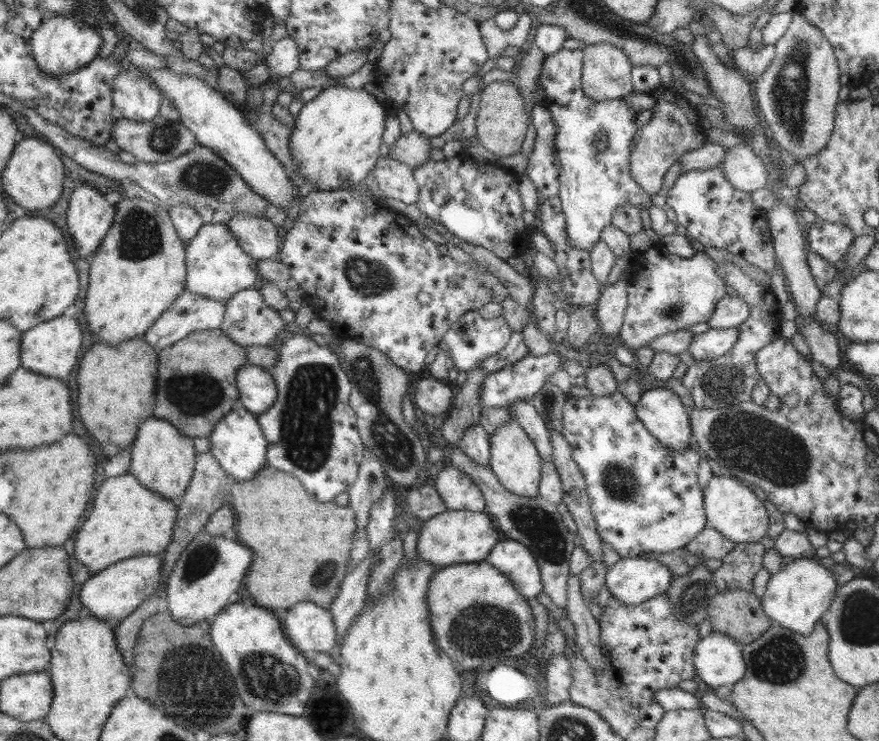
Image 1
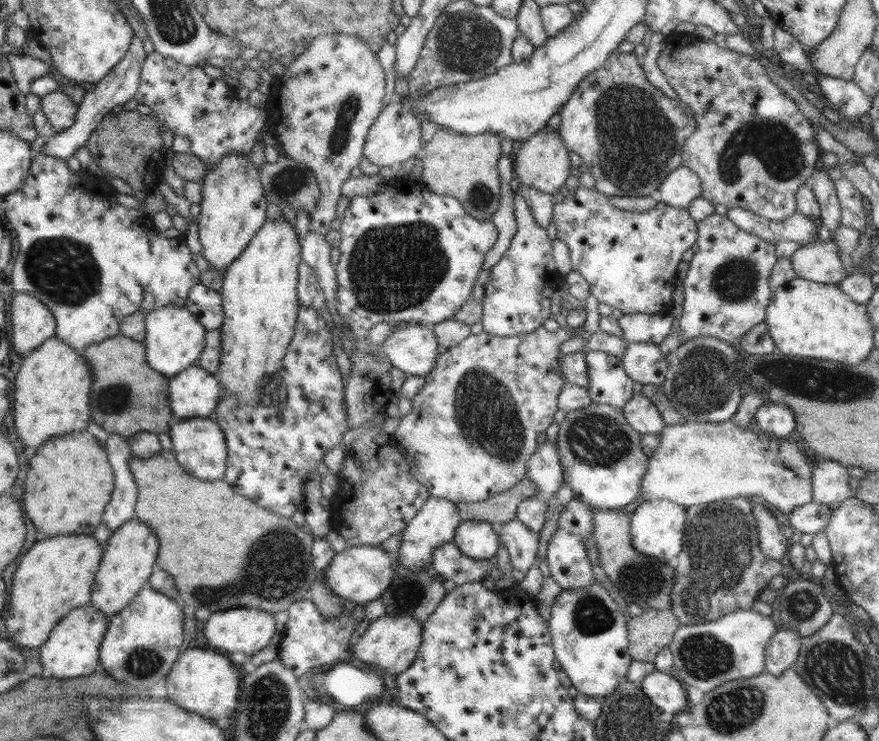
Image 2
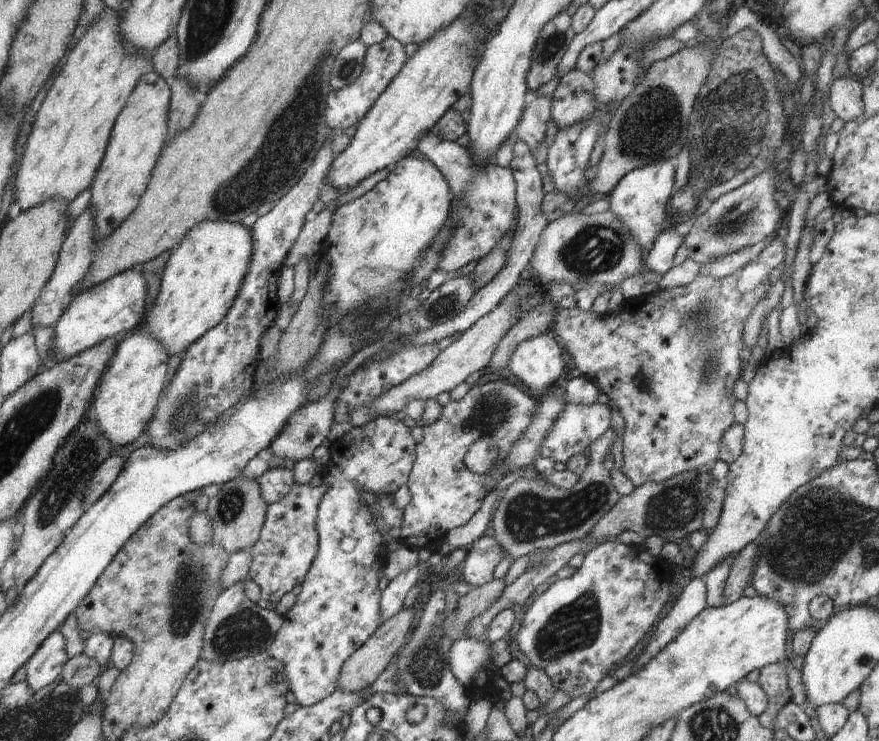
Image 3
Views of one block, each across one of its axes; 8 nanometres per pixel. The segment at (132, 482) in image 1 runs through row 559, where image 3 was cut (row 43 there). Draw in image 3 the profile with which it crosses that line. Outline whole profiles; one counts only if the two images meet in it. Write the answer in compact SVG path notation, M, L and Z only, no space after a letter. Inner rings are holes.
M106 9L87 28L84 36L74 46L66 64L48 90L40 109L28 144L24 149L22 164L16 176L16 198L20 208L30 210L51 197L62 198L70 204L91 186L108 146L115 120L126 100L130 98L140 77L151 70L151 54L130 52L117 33L122 11Z

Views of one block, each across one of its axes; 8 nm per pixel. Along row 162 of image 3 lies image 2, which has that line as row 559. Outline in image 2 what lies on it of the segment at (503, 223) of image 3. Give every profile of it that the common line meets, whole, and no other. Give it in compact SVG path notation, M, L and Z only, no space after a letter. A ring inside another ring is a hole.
M453 541L434 549L431 563L440 577L457 586L481 582L492 566L489 560L476 560L462 554Z

